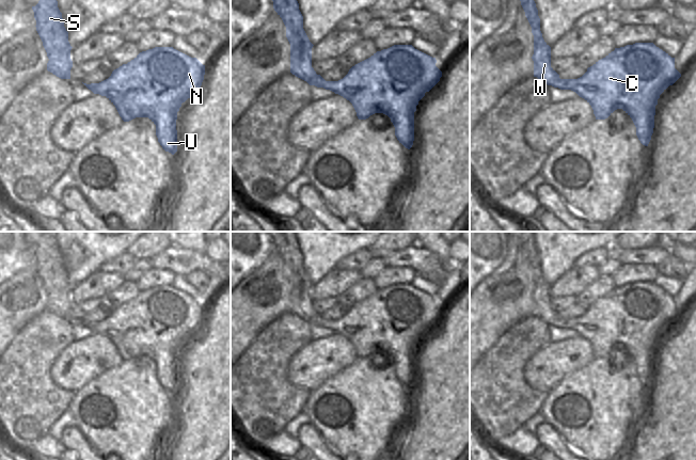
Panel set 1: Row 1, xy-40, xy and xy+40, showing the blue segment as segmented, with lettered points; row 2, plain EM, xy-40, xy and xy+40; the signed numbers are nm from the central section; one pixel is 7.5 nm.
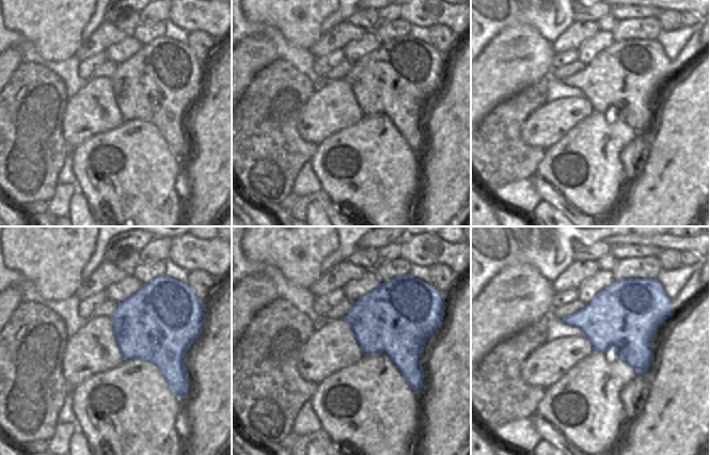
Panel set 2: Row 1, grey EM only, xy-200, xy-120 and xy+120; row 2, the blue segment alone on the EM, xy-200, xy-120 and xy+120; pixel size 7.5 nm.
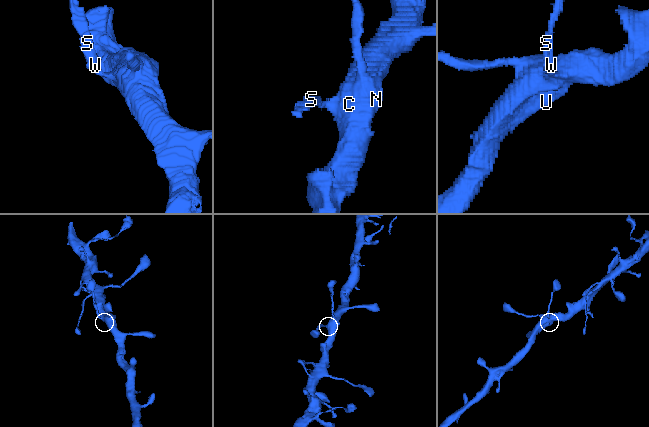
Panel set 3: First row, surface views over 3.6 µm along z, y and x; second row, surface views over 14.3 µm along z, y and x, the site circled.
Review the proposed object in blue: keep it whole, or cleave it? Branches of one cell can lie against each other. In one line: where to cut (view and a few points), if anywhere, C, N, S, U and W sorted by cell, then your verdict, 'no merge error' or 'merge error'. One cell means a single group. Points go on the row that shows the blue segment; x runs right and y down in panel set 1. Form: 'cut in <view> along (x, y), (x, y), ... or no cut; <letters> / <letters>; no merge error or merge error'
no cut; C N S U W; no merge error

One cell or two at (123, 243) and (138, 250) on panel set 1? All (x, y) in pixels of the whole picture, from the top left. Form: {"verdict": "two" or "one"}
{"verdict": "two"}

